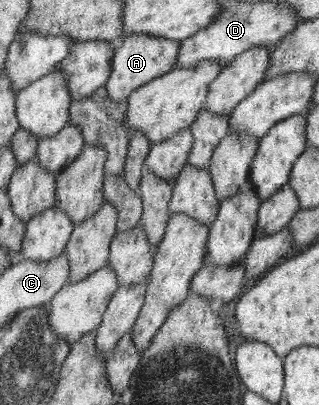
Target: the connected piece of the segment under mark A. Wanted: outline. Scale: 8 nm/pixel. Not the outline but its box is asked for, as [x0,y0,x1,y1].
[105,33,181,102]

